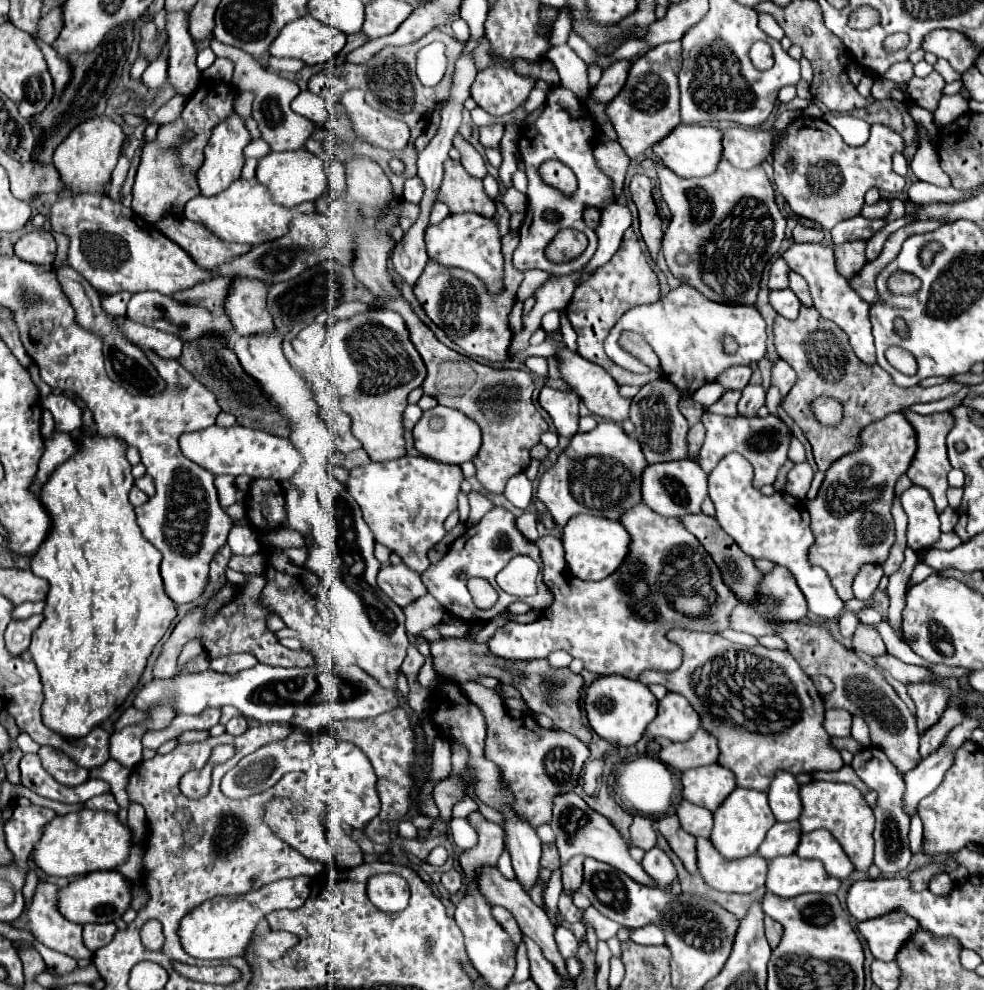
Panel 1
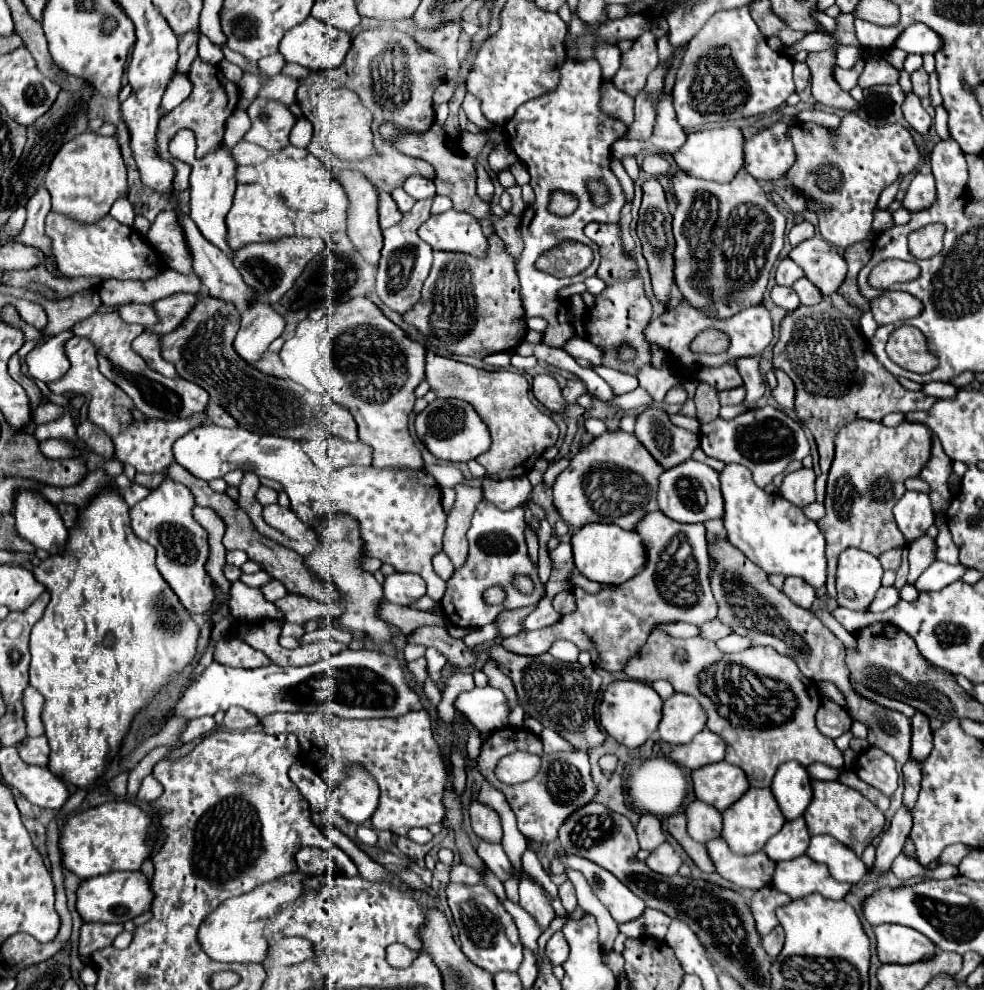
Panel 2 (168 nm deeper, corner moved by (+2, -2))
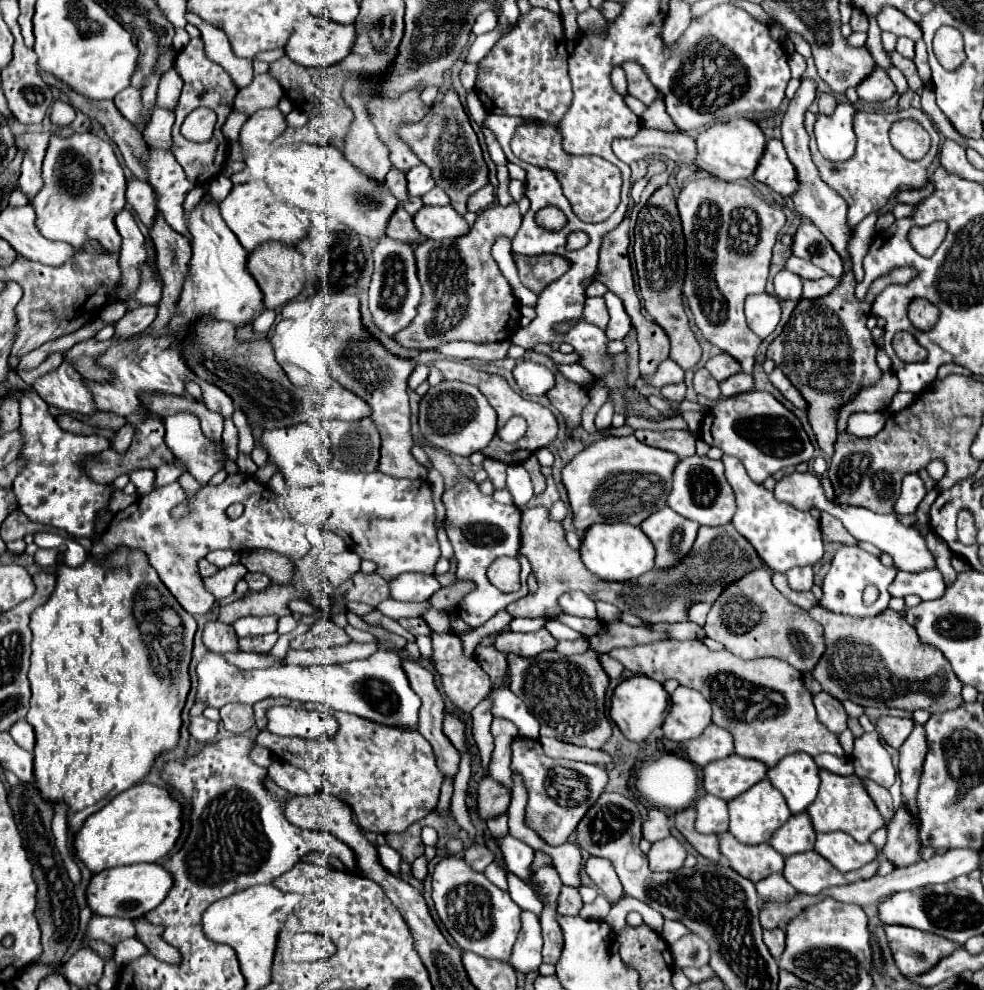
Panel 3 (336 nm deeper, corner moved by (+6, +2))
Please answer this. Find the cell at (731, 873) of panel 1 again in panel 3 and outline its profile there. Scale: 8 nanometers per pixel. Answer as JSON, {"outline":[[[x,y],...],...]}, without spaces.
{"outline":[[[720,833],[720,851],[742,877],[758,883],[760,879],[784,869],[784,857],[770,845],[744,845],[732,833]]]}

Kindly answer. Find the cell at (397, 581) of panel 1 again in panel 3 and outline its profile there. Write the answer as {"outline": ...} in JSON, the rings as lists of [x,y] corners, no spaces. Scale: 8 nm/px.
{"outline":[[[404,573],[390,581],[390,597],[396,601],[428,601],[442,585],[434,575],[424,573]]]}

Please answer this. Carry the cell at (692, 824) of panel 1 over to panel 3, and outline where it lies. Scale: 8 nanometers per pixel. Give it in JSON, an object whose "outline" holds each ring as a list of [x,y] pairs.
{"outline":[[[704,795],[696,801],[696,831],[724,833],[728,831],[728,803],[716,795]]]}

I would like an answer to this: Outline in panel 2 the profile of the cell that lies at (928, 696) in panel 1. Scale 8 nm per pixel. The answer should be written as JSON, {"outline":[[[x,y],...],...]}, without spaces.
{"outline":[[[916,711],[912,717],[912,757],[924,761],[932,751],[932,729],[930,719],[924,713]]]}

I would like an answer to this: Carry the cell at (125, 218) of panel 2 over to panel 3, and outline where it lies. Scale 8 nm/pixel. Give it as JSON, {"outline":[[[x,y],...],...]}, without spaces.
{"outline":[[[122,211],[116,217],[116,227],[122,235],[122,253],[120,253],[120,267],[124,271],[124,287],[120,291],[124,293],[134,293],[136,283],[140,283],[138,267],[146,261],[146,251],[144,251],[144,235],[138,229],[134,217],[130,211]]]}

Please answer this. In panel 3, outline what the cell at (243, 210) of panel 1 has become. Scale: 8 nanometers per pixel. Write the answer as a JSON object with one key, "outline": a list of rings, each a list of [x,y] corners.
{"outline":[[[264,181],[234,185],[232,193],[220,203],[220,215],[248,253],[252,253],[254,249],[268,241],[280,241],[284,245],[296,247],[308,235],[310,227],[306,213],[298,207],[278,201]]]}

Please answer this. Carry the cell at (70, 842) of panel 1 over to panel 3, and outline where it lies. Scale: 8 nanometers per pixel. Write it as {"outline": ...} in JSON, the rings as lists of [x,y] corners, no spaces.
{"outline":[[[138,783],[100,811],[92,813],[82,829],[76,833],[76,857],[92,871],[98,873],[108,867],[132,863],[156,863],[164,859],[176,845],[182,831],[182,805],[168,793],[166,787],[152,783]]]}

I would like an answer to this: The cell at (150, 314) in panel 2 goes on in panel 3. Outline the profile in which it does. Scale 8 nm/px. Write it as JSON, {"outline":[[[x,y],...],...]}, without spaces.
{"outline":[[[116,301],[116,303],[112,303],[112,305],[106,305],[106,307],[100,311],[100,319],[102,319],[104,323],[114,323],[114,321],[118,321],[124,313],[126,313],[126,305],[120,303],[120,301]]]}

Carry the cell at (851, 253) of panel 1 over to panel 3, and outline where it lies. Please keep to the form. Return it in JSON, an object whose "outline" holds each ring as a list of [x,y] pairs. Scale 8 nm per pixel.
{"outline":[[[846,273],[842,283],[818,299],[802,299],[784,331],[770,343],[766,357],[776,363],[778,369],[800,389],[802,397],[808,401],[808,419],[814,429],[818,447],[826,457],[834,453],[836,419],[844,403],[848,403],[862,387],[872,385],[880,379],[882,371],[876,365],[878,347],[872,341],[866,321],[870,317],[870,299],[856,299],[854,295],[856,279],[854,273]]]}

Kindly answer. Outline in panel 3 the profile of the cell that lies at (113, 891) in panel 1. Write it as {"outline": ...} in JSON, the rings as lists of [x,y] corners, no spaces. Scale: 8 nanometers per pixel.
{"outline":[[[136,863],[126,867],[112,867],[92,877],[88,885],[88,905],[96,915],[140,919],[166,899],[172,885],[174,885],[174,877],[158,863]]]}

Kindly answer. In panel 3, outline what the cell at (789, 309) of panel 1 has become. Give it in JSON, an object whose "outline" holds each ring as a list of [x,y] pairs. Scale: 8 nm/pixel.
{"outline":[[[782,269],[774,277],[774,289],[776,289],[776,297],[780,297],[780,299],[800,301],[802,299],[802,277]]]}

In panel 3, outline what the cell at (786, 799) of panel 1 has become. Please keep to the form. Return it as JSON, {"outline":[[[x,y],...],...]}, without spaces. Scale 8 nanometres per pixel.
{"outline":[[[802,751],[786,755],[768,771],[768,779],[786,797],[792,813],[806,811],[806,807],[816,799],[820,785],[816,761]]]}

